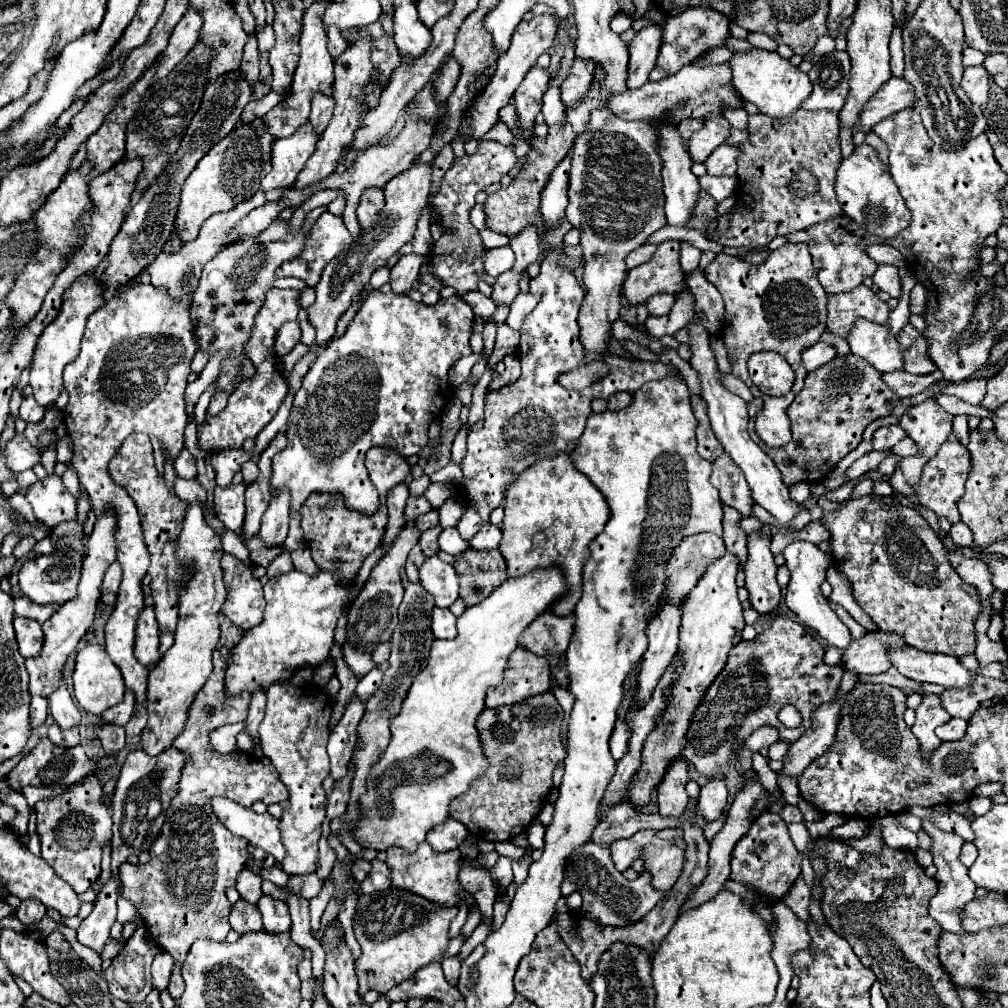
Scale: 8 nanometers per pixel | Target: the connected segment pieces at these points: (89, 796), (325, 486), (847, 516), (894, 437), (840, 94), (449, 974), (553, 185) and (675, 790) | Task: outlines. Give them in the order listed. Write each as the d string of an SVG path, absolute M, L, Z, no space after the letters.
M86 776L82 784L76 784L70 792L38 802L34 810L42 858L76 894L86 892L100 876L102 846L112 838L112 810L102 802L102 782L98 776Z
M370 290L368 298L362 302L360 310L356 312L354 320L350 322L348 330L344 336L340 338L334 338L330 340L328 348L322 350L316 358L316 362L312 364L310 372L306 374L304 382L302 382L302 388L294 394L294 404L292 404L292 412L290 412L290 418L288 418L288 430L286 430L286 438L288 438L288 446L278 452L274 456L274 476L272 476L272 488L278 490L278 488L284 488L288 486L290 492L292 492L292 508L298 510L302 506L302 502L312 494L312 492L340 492L346 500L346 506L354 512L362 512L364 516L372 516L374 512L378 512L378 506L380 506L380 496L378 496L378 490L374 488L374 484L370 482L368 478L368 472L366 472L366 466L364 466L364 456L366 452L372 448L372 446L390 446L398 452L402 452L402 456L414 456L420 452L420 448L424 448L428 444L428 428L430 424L446 410L450 398L452 398L452 390L450 390L450 384L448 384L448 370L454 366L456 360L460 360L462 356L468 356L472 354L472 348L470 348L470 332L472 332L472 322L474 322L474 312L472 308L458 296L452 296L448 300L440 298L434 306L426 306L424 302L414 302L412 298L408 296L396 296L396 294L382 294L380 290Z
M874 494L860 500L842 502L840 510L826 514L822 524L832 534L834 566L848 576L854 590L854 600L872 618L878 630L898 632L908 646L924 652L944 652L954 656L974 654L976 650L976 620L982 612L978 590L966 584L948 562L948 552L942 540L928 522L912 508L898 504L892 496L878 498Z
M898 424L884 426L884 428L878 428L876 430L874 440L872 440L872 446L874 446L874 450L890 450L902 438L906 438L906 432Z
M834 50L816 62L810 70L812 94L804 100L804 110L836 110L846 102L850 80L850 56Z
M454 956L454 958L444 958L444 960L442 960L442 970L444 970L446 980L448 980L452 986L456 986L456 984L458 984L458 974L460 974L460 960L458 960L458 956Z
M566 156L566 160L562 160L558 164L558 168L554 170L546 190L542 192L542 204L540 204L540 212L544 222L548 224L548 230L552 230L556 226L556 222L560 218L564 218L564 210L568 206L568 172L570 172L570 156Z
M676 760L668 768L662 784L658 786L658 806L662 816L682 816L688 804L688 794L684 790L688 780L690 778L686 760Z

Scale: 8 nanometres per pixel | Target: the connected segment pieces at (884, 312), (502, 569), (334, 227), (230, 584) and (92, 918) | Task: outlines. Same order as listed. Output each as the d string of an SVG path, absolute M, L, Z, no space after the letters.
M864 284L850 292L828 296L828 330L840 334L842 338L846 338L858 318L866 318L876 324L888 324L888 316L888 304Z
M468 548L454 556L454 570L460 576L460 598L466 606L474 606L490 596L506 578L506 564L498 550L478 552Z
M328 210L320 214L310 230L310 240L306 240L306 248L294 260L282 264L276 272L276 278L294 276L304 280L310 288L314 288L320 280L322 268L340 252L348 250L354 241L342 218L330 214Z
M232 554L222 556L222 570L228 590L222 612L230 618L230 622L234 622L234 626L246 632L262 622L266 604L262 584L252 576L252 568Z
M110 878L94 902L94 910L78 928L78 942L98 954L102 954L102 948L110 938L110 928L116 922L116 898L116 880Z

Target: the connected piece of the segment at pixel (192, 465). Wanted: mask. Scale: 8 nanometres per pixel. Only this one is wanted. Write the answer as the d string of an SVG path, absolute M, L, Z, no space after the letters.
M184 448L178 454L178 458L174 460L174 468L176 468L176 472L178 472L180 478L194 478L197 475L196 458Z

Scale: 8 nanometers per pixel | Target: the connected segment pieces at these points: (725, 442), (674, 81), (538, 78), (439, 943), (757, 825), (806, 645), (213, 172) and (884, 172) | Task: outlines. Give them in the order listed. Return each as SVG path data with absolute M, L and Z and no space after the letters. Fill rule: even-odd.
M696 316L690 320L688 328L690 328L690 336L692 336L692 344L690 344L692 360L690 360L690 364L698 372L698 378L702 382L702 398L708 402L708 416L710 416L710 424L712 424L716 438L720 440L724 450L732 456L732 460L744 470L754 502L760 504L762 508L766 508L778 522L792 520L800 510L804 510L804 504L796 504L790 498L788 488L784 486L774 462L760 450L760 446L756 442L750 440L748 430L746 430L746 426L748 426L746 402L722 386L720 370L716 366L716 358L714 358L714 352L710 348L710 342L708 342L708 330L702 324L698 324Z
M688 64L686 68L680 68L676 74L666 76L658 82L646 82L638 90L618 92L618 96L610 96L606 108L622 120L664 120L670 118L674 122L682 122L684 118L698 118L704 120L710 112L722 112L722 108L740 108L744 106L744 100L736 94L732 86L732 74L728 64L720 66L706 66L698 68L694 64Z
M534 66L534 68L530 68L526 78L514 92L516 112L518 112L518 120L520 120L524 138L534 138L532 126L534 126L536 114L542 110L542 96L548 88L548 82L550 82L548 72L544 68Z
M400 888L368 896L360 894L354 916L354 936L362 948L362 954L356 960L360 996L368 990L386 994L390 988L410 978L418 968L442 960L448 944L448 924L456 914L456 906L442 908Z
M765 812L760 815L760 818L754 820L754 824L750 826L750 832L746 832L742 840L738 840L732 852L730 880L736 880L744 886L752 886L772 900L782 900L794 886L796 878L800 876L800 862L802 862L802 856L798 854L788 834L786 822L779 814Z
M776 618L774 624L760 636L756 636L754 640L746 642L742 640L740 644L736 644L730 650L730 658L726 668L722 670L722 674L714 680L714 684L708 688L702 704L696 708L694 718L690 722L690 730L686 734L686 748L682 752L682 756L692 762L696 766L696 770L700 774L706 774L710 780L706 786L702 786L700 790L700 798L698 798L698 808L702 808L702 816L706 816L706 822L718 820L720 814L726 808L726 798L728 798L728 790L726 790L726 782L722 778L720 768L734 756L734 752L744 744L744 740L760 726L774 726L780 730L780 738L782 742L796 742L812 724L812 712L814 708L818 708L820 704L832 700L836 696L840 678L842 678L842 668L840 666L826 666L824 660L824 648L818 642L818 638L802 624L790 620L790 618ZM792 704L798 708L798 712L802 714L804 722L802 726L798 726L796 730L790 730L786 726L780 726L778 720L778 712L782 706Z
M258 118L248 126L232 130L224 140L214 144L182 184L172 238L178 238L180 244L194 240L200 232L200 226L214 212L228 212L234 208L234 204L238 204L238 200L248 200L254 196L254 192L260 190L260 180L270 172L272 144L274 138L266 132Z
M860 144L848 158L842 160L840 168L836 170L836 198L852 220L864 226L870 234L880 238L894 238L906 224L910 224L910 210L906 208L888 168L880 162L878 150L868 144Z

